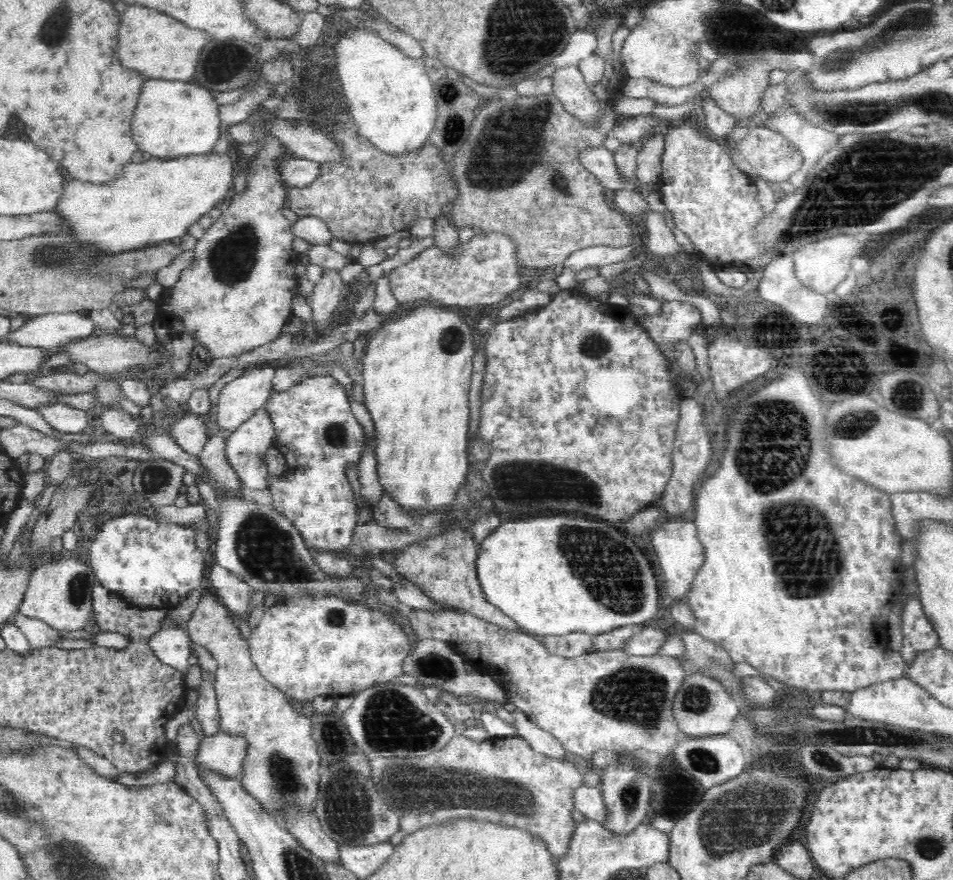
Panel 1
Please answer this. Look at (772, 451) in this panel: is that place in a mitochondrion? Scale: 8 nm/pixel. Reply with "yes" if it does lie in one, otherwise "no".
yes

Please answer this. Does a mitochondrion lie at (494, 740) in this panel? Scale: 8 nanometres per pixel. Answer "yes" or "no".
no

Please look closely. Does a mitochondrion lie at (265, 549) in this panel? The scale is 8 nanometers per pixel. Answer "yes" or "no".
yes

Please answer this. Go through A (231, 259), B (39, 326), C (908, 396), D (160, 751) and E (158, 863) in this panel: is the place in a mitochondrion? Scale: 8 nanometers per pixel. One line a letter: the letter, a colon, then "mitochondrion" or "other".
A: mitochondrion
B: other
C: mitochondrion
D: other
E: other

